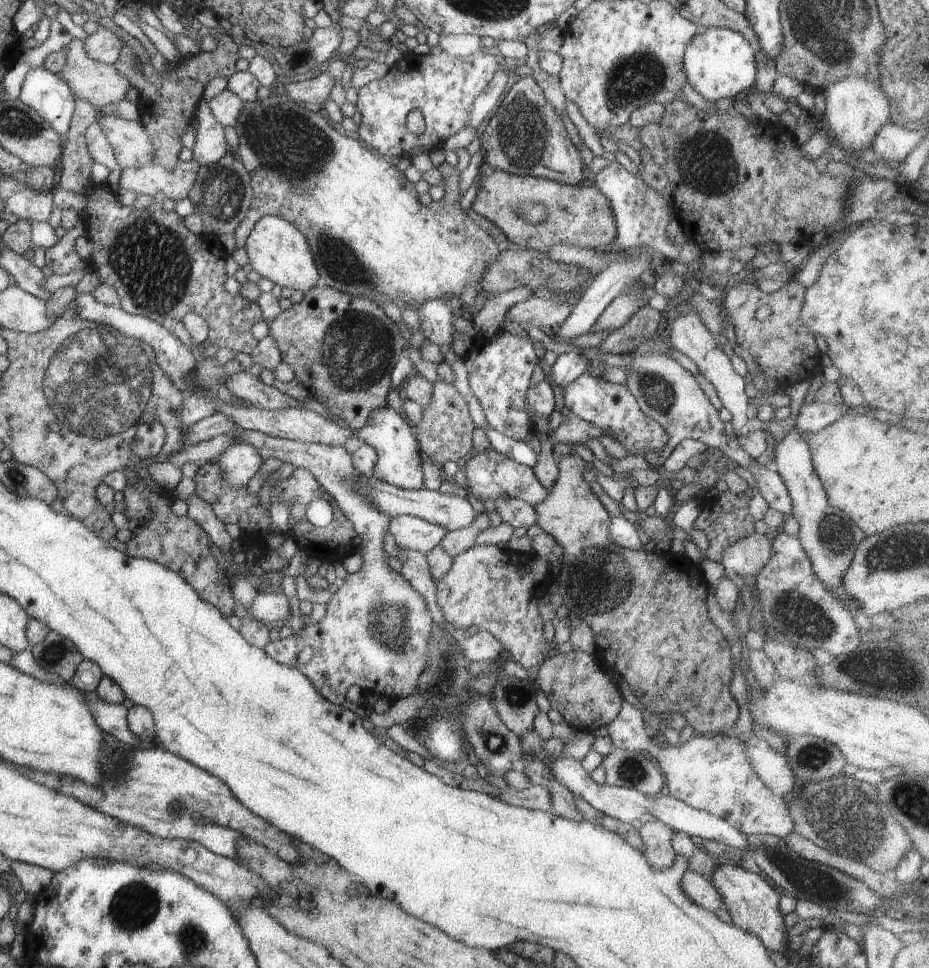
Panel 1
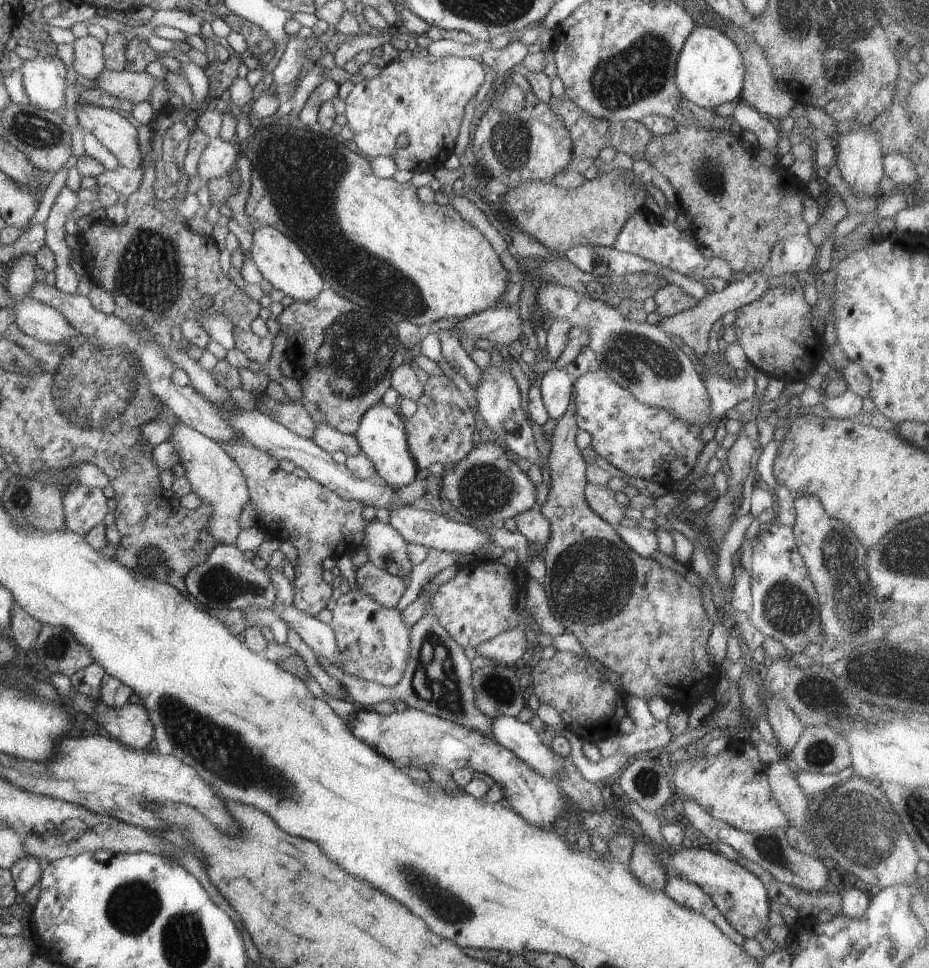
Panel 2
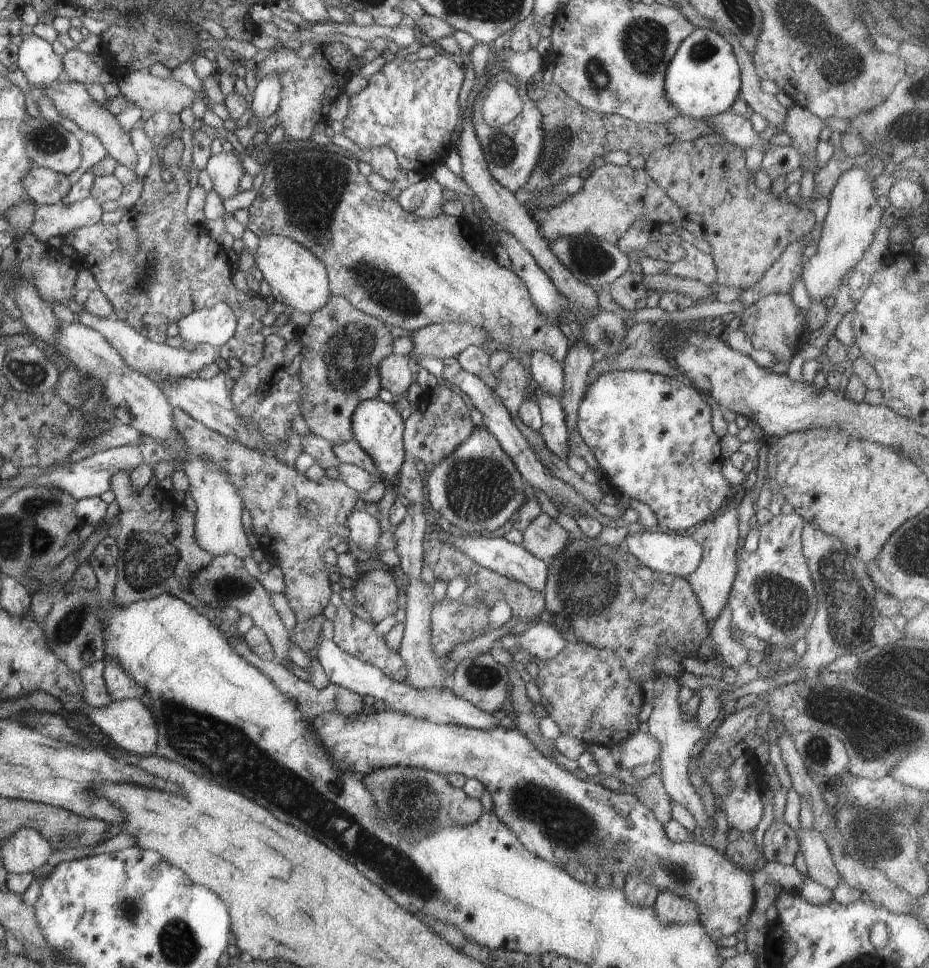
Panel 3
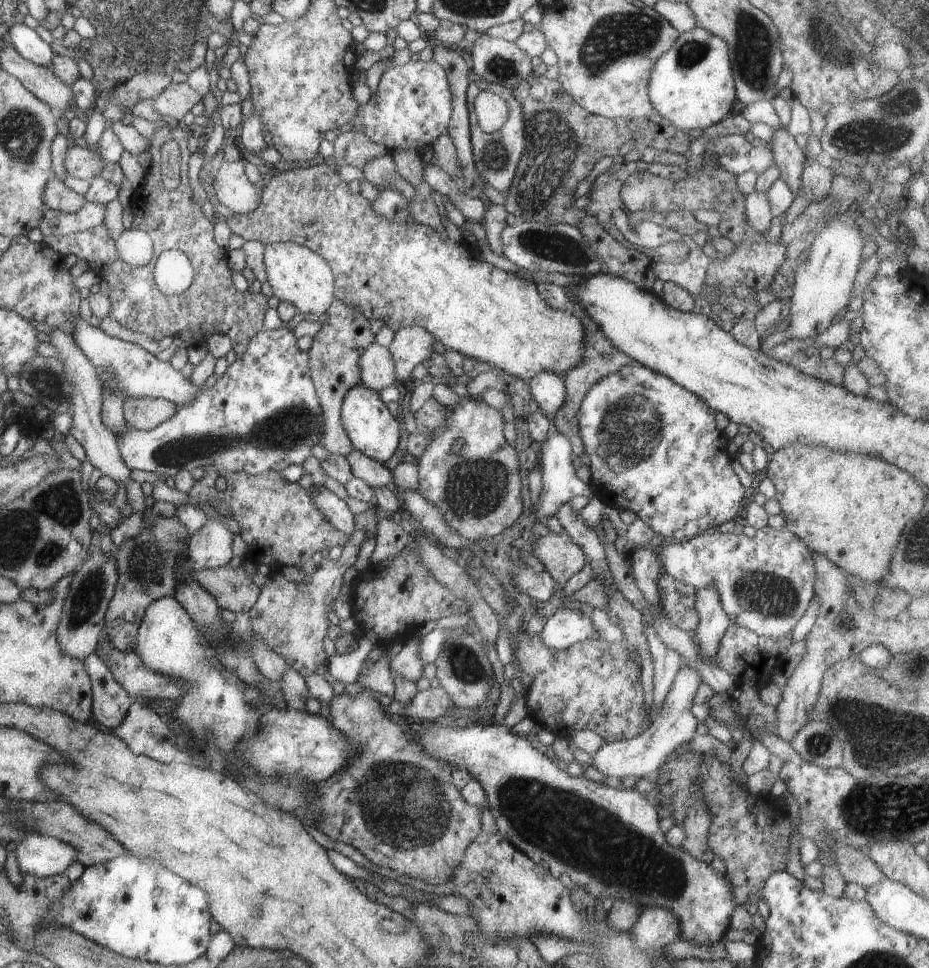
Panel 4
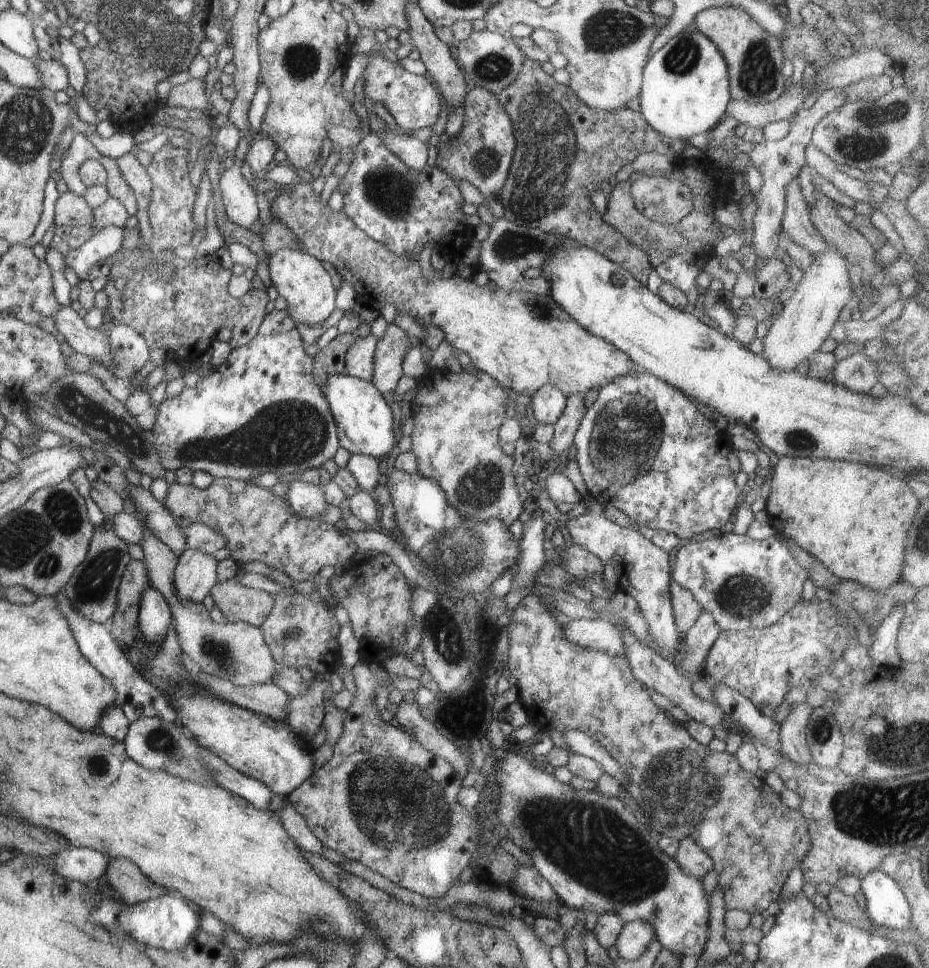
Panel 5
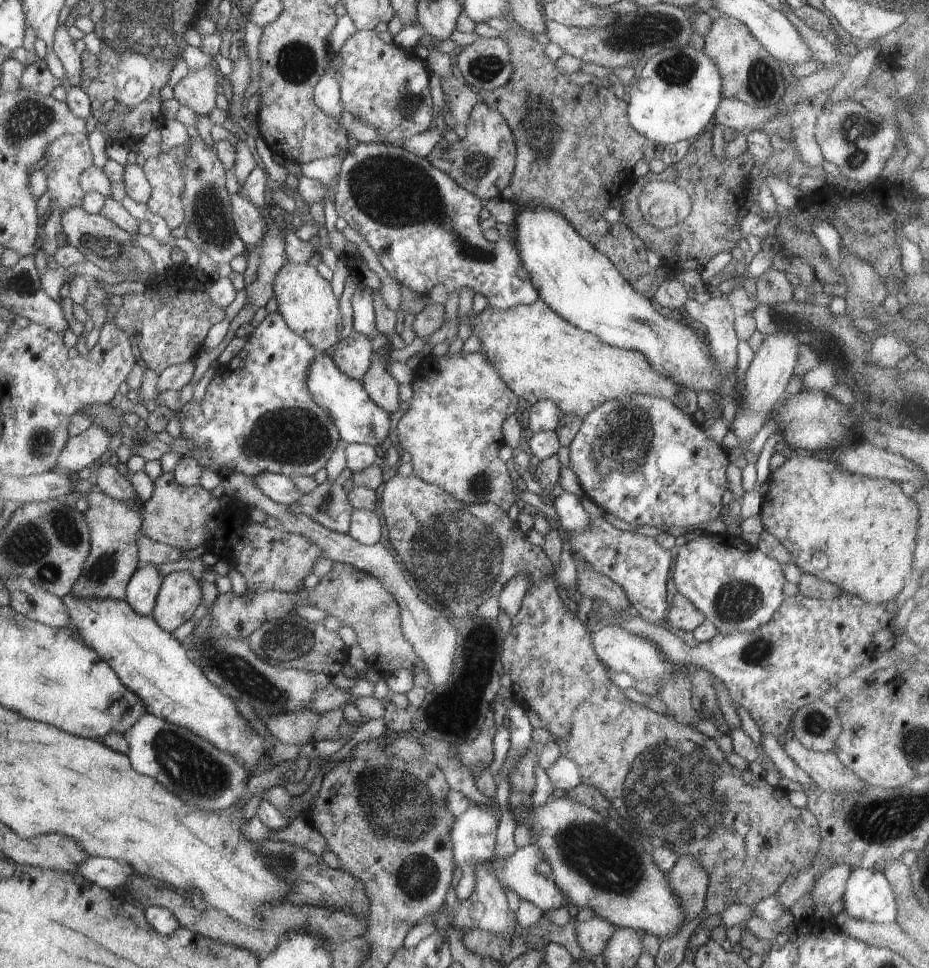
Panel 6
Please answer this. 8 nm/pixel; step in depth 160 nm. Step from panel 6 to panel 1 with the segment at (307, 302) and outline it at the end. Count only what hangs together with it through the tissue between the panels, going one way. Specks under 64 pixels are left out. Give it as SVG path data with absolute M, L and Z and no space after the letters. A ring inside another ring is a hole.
M272 215L263 216L250 231L245 244L249 263L261 278L304 293L319 285L319 272L309 242L290 221Z

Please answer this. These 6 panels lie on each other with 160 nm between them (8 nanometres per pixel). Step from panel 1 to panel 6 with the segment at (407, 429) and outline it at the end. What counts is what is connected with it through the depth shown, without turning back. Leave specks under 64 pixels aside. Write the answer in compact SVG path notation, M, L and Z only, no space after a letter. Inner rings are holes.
M318 353L312 359L307 372L307 387L312 400L328 413L338 429L342 444L346 442L364 443L373 447L378 444L386 446L390 432L389 412L374 404L361 381L346 376L328 353Z

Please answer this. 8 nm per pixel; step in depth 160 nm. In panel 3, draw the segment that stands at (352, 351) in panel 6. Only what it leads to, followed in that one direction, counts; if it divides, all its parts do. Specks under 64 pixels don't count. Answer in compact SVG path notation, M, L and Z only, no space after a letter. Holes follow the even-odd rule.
M390 353L377 364L381 388L390 390L393 396L405 396L415 380L416 369L406 356Z

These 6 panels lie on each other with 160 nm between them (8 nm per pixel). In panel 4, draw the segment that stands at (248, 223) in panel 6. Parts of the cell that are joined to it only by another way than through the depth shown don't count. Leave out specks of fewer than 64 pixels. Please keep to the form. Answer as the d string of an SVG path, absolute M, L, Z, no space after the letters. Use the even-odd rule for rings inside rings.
M245 156L234 162L223 160L216 179L212 180L217 199L234 215L249 215L262 200L262 190L244 173L245 163Z

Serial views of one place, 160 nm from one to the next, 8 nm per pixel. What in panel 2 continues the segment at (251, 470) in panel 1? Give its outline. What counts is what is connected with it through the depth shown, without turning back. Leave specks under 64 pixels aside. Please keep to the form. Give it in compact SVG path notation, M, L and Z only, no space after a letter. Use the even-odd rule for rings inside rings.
M182 421L173 424L167 440L178 451L179 463L184 468L184 477L191 484L191 490L198 494L203 503L213 507L207 522L207 533L215 540L217 546L235 546L241 531L239 516L250 502L249 490L240 467L215 440Z

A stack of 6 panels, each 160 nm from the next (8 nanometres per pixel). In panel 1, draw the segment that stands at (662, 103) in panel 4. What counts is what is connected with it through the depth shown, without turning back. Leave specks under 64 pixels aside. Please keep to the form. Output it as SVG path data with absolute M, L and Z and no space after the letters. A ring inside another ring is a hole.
M708 27L693 36L683 56L686 81L707 101L736 99L751 91L757 71L757 52L739 32L724 27Z

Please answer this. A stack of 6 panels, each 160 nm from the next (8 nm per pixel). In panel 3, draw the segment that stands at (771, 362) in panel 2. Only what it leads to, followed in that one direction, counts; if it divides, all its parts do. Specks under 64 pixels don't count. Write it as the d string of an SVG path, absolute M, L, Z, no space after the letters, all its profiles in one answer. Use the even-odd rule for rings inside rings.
M771 294L749 305L744 312L739 314L741 318L739 329L750 337L752 344L757 349L773 352L777 362L791 359L804 344L798 338L803 314L791 300L792 297L789 294Z

